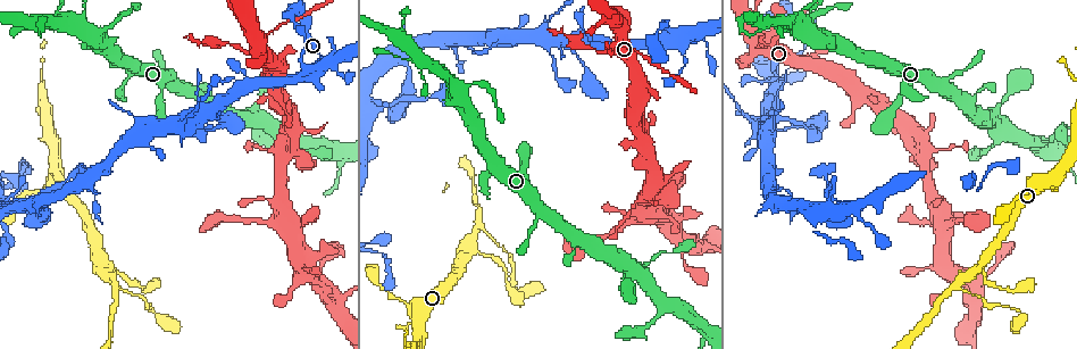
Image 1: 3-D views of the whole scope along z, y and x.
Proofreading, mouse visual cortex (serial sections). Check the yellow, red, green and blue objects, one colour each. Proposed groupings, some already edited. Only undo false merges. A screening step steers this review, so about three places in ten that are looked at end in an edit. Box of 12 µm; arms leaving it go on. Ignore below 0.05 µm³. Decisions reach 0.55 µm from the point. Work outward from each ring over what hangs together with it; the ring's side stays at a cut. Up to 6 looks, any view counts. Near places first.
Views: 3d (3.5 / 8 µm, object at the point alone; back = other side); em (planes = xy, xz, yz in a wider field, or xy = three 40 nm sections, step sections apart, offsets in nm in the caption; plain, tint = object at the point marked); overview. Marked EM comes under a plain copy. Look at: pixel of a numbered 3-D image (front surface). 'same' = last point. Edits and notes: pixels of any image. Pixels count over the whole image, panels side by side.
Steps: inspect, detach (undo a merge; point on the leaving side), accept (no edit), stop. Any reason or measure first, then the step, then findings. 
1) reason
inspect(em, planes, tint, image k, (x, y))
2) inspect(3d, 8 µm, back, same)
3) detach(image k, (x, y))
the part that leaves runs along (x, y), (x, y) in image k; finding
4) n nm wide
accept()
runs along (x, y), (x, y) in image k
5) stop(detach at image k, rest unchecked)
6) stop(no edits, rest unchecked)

small branch off a trunk
inspect(em, planes, tint, image 1, (680, 46))

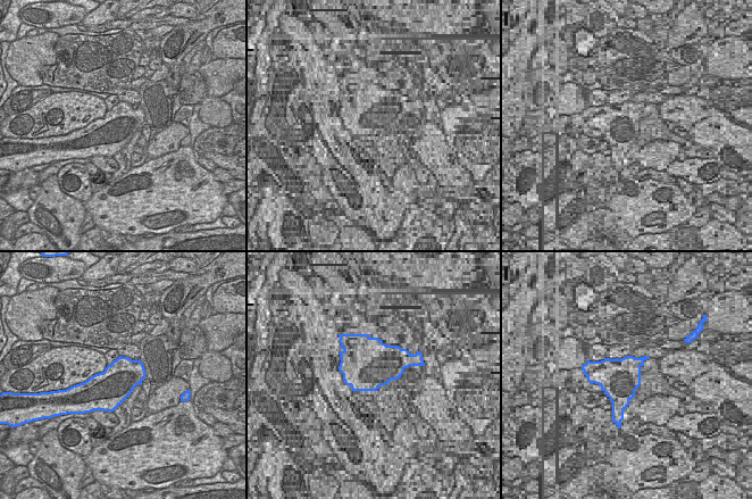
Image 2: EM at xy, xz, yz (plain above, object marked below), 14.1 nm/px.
inspect(3d, 3.5 µm, same)

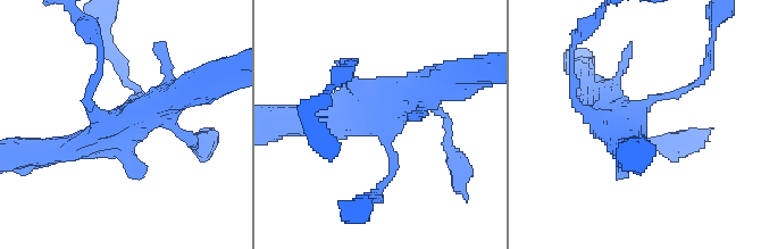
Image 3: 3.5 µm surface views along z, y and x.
accept()
one cell here

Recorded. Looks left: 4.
arms part here
inspect(3d, 3.5 µm, back, image 1, (957, 282))

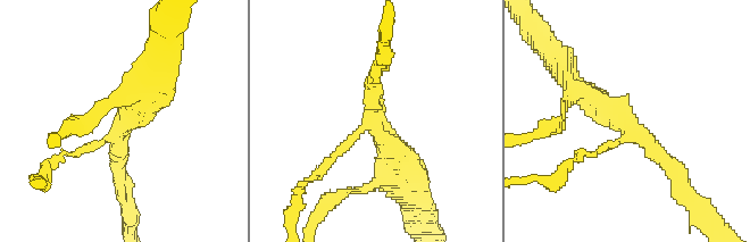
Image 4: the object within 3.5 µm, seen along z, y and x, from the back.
accept()
runs along (575, 84), (636, 130), (677, 182) in image 4; continuous, no second cell

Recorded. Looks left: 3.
two arms in line, one across
inspect(3d, 3.5 µm, image 1, (819, 39))

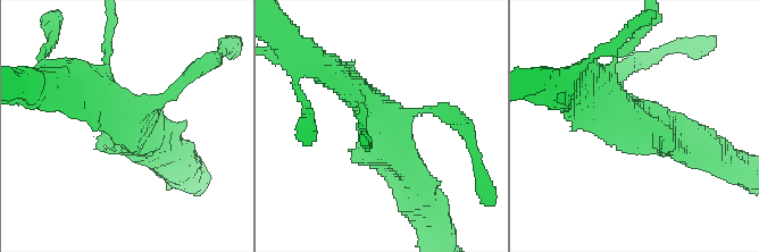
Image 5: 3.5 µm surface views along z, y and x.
accept()
runs along (417, 187), (378, 115), (343, 83) in image 5; continuous, no second cell

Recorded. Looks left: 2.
stop(no edits, rest unchecked)

